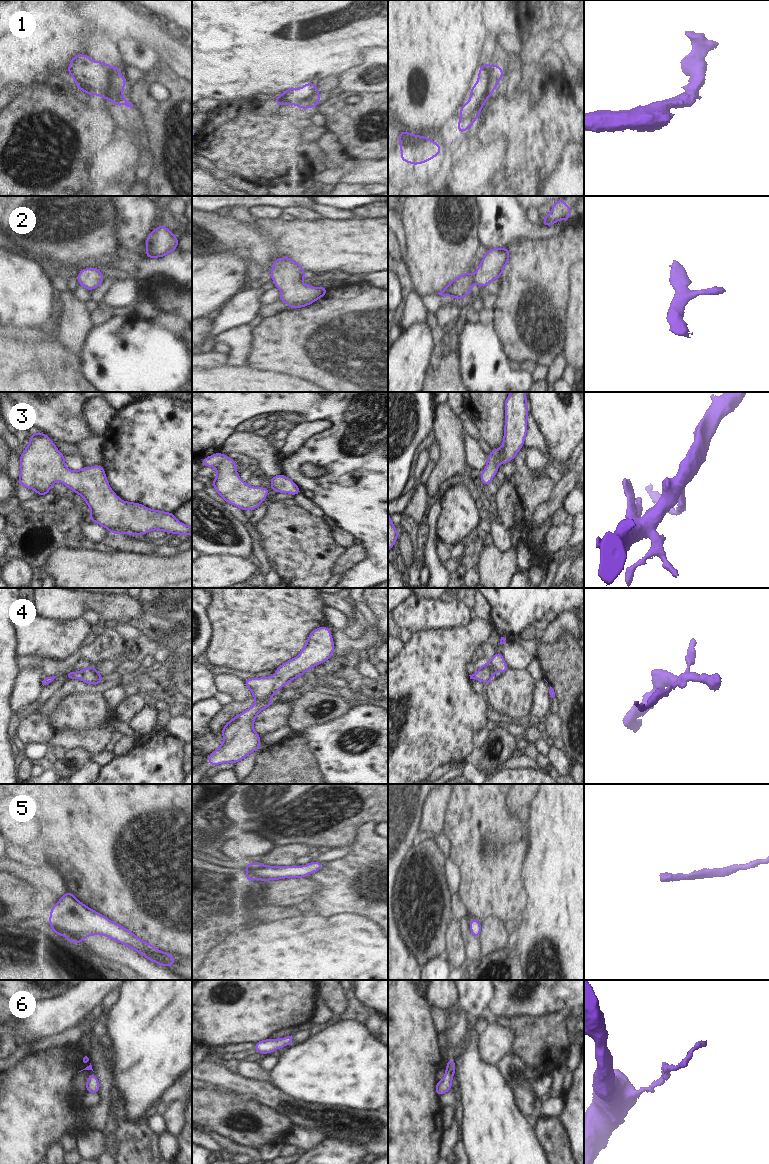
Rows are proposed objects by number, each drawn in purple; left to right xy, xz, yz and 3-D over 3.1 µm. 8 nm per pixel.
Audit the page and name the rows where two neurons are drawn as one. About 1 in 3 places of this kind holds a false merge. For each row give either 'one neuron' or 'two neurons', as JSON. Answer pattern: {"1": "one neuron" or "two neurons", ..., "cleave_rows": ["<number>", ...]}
{"1": "one neuron", "2": "one neuron", "3": "one neuron", "4": "one neuron", "5": "one neuron", "6": "one neuron", "cleave_rows": []}

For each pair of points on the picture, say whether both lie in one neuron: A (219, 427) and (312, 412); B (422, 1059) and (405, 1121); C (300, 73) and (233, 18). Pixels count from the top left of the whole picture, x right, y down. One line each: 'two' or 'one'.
A: one
B: one
C: one

